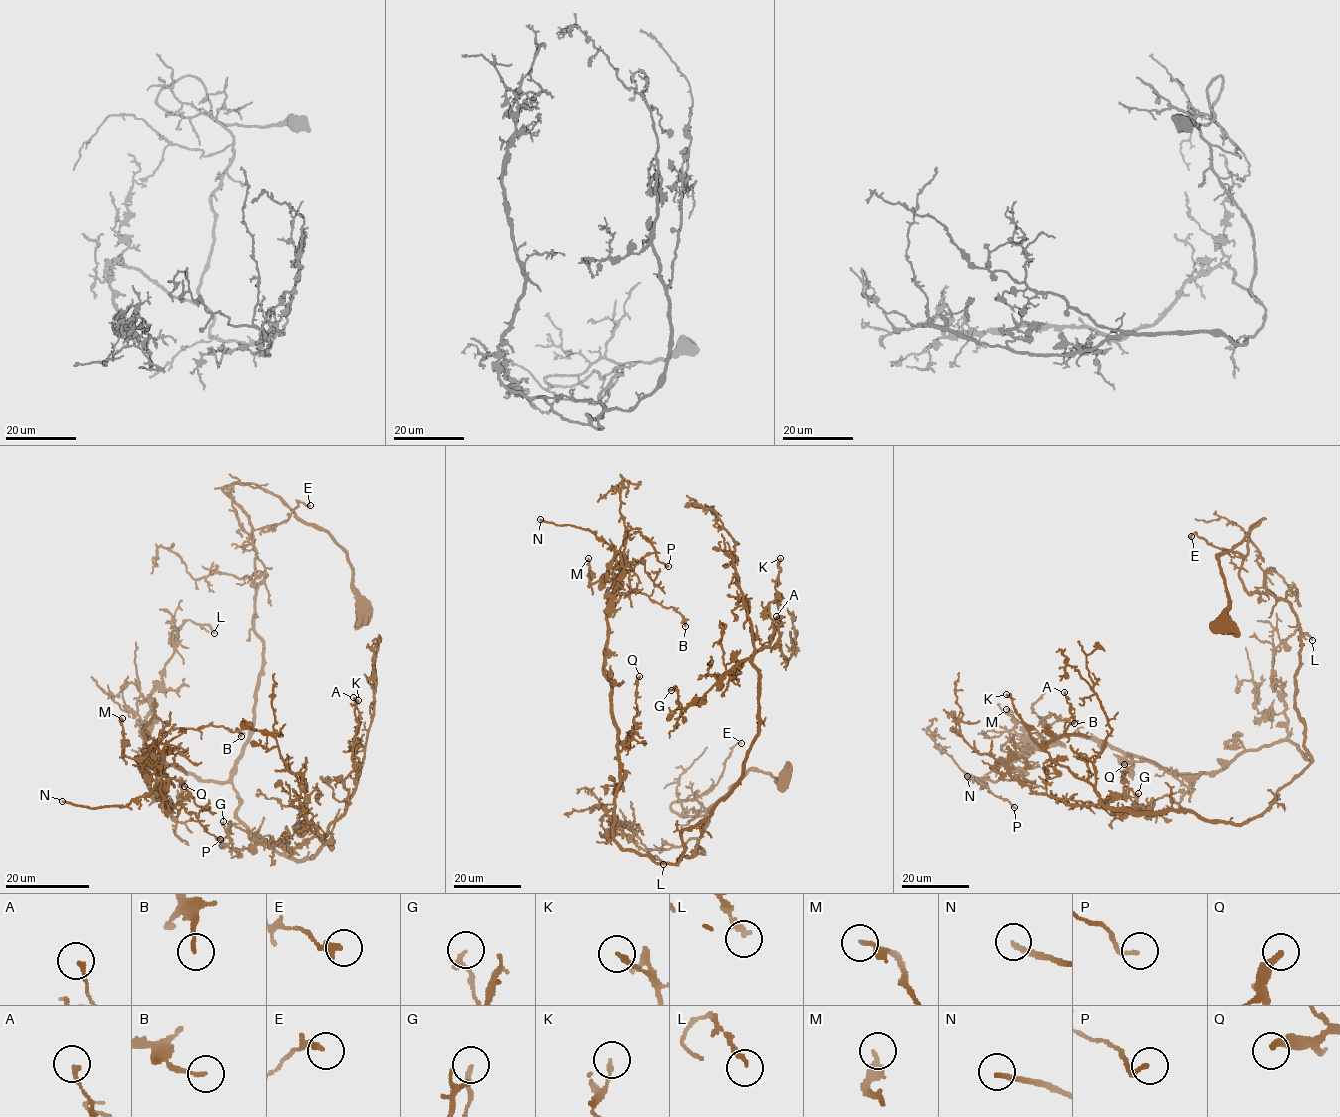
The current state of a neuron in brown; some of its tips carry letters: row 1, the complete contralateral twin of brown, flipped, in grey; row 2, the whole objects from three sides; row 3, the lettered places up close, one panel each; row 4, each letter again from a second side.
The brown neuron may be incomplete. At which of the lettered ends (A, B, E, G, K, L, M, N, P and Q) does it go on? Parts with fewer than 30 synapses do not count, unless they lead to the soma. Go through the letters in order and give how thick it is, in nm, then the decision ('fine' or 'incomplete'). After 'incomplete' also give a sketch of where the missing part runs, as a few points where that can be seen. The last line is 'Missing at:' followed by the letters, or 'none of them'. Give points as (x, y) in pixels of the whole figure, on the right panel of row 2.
A: 150 nm thick; fine
B: 120 nm thick; fine
E: 200 nm thick; fine
G: 200 nm thick; fine
K: 180 nm thick; fine
L: 160 nm thick; fine
M: 240 nm thick; fine
N: 190 nm thick; incomplete; missing branch runs (967, 776), (968, 772), (966, 775), (977, 777), (972, 773), (978, 777)
P: 180 nm thick; fine
Q: 320 nm thick; fine
Missing at: N

